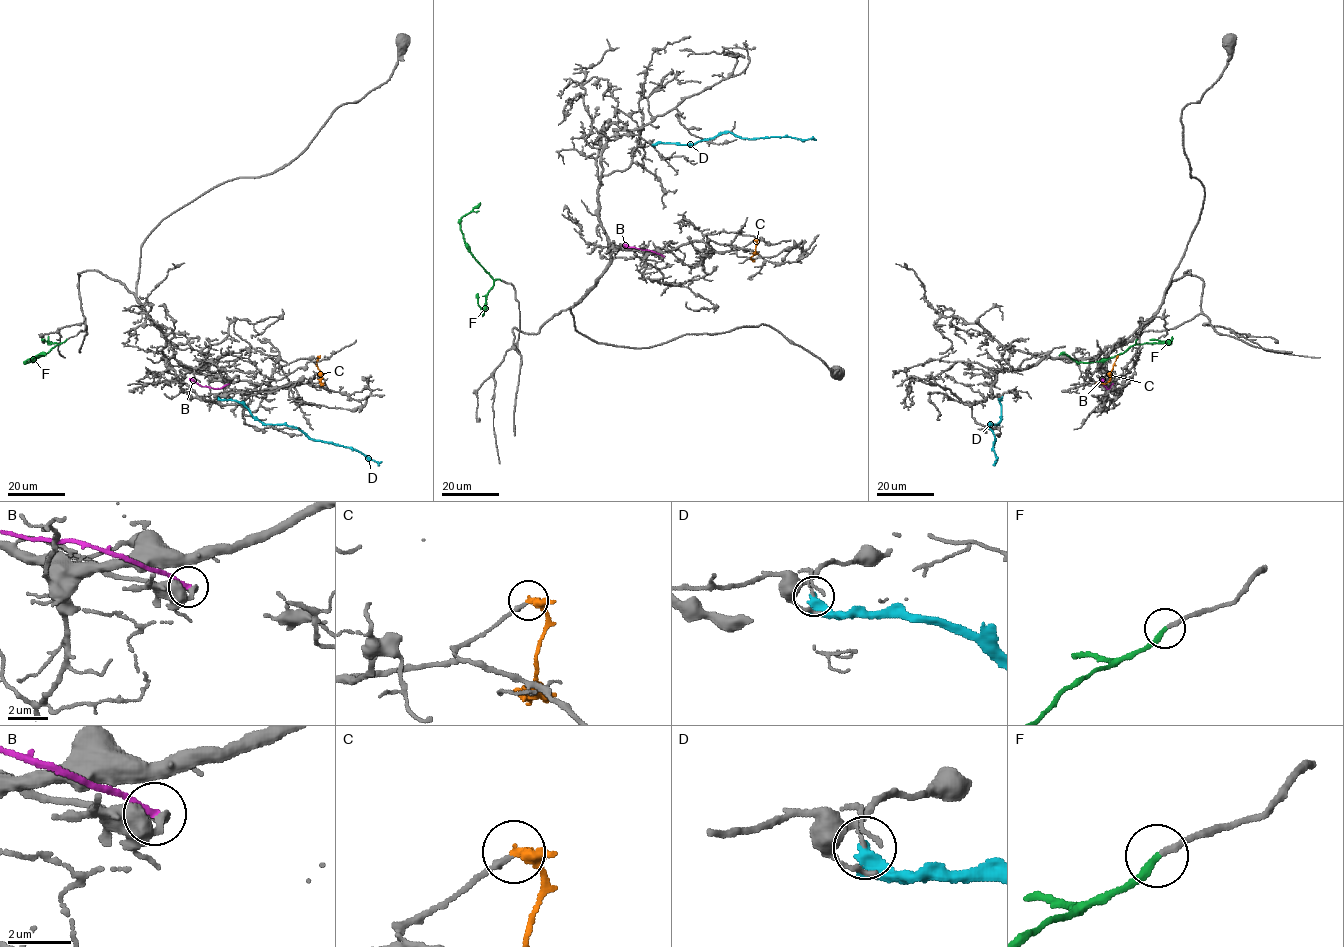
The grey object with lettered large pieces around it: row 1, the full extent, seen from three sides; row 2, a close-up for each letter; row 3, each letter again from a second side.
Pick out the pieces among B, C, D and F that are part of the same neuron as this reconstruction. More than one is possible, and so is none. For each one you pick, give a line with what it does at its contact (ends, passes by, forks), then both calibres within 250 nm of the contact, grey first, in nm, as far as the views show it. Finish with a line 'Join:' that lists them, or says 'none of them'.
F: it ends | 240/260 nm
Join: F

